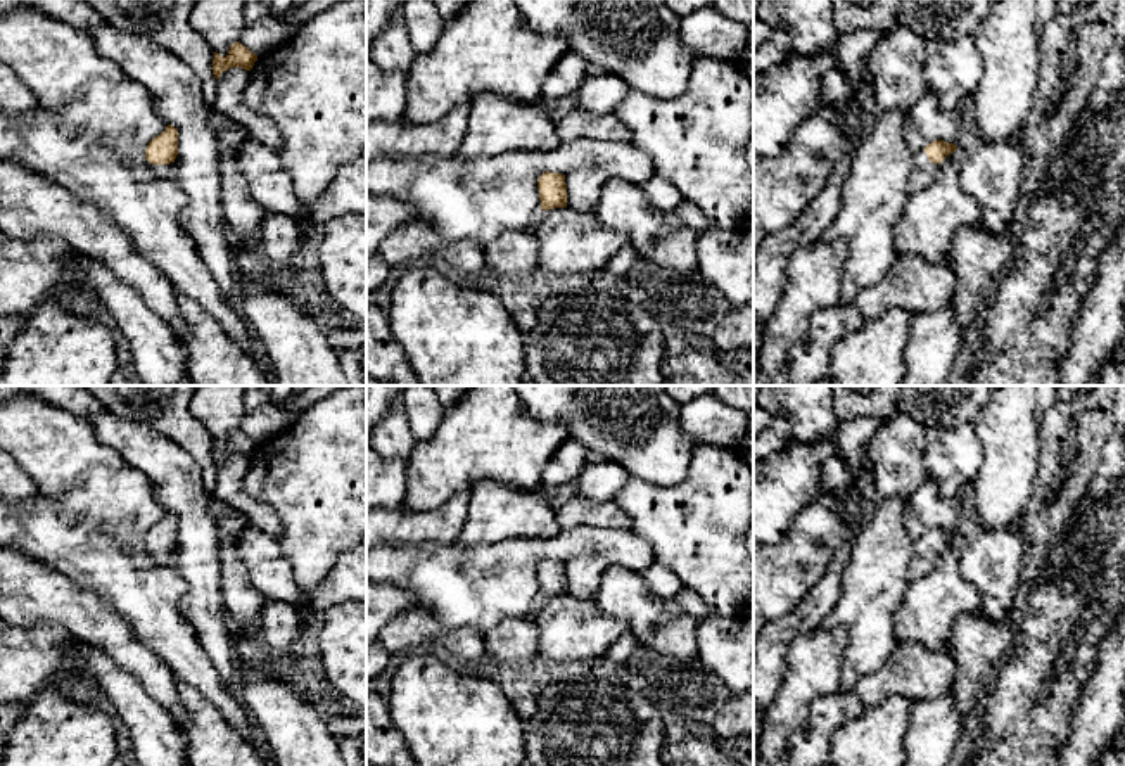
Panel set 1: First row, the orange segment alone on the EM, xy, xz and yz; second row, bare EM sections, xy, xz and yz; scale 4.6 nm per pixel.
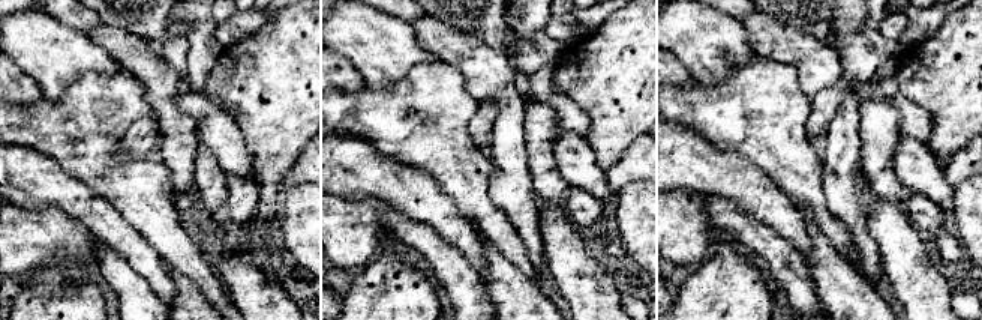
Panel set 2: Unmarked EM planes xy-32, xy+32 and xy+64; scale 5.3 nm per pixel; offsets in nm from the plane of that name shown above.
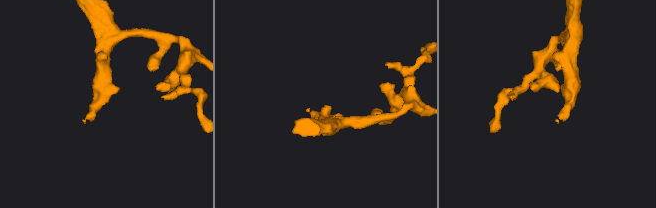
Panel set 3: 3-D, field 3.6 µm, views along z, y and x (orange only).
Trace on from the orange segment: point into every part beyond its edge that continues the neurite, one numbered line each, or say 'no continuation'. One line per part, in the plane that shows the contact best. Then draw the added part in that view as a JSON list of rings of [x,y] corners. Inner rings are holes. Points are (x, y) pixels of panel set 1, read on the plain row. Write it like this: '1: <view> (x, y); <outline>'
1: xy (163, 559); [[[175,550],[169,552],[150,552],[150,559],[159,567],[171,567],[175,560]]]

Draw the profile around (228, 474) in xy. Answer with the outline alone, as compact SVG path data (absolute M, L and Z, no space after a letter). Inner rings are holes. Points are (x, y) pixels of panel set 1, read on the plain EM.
M242 455L223 458L216 467L214 498L223 500L244 512L254 526L276 539L282 531L278 515L268 505L252 500L242 491L242 477L247 465L249 458Z

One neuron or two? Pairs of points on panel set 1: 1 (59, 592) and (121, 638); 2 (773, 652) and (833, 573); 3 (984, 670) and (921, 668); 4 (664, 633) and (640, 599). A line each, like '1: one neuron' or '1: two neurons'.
1: one neuron
2: one neuron
3: two neurons
4: one neuron

